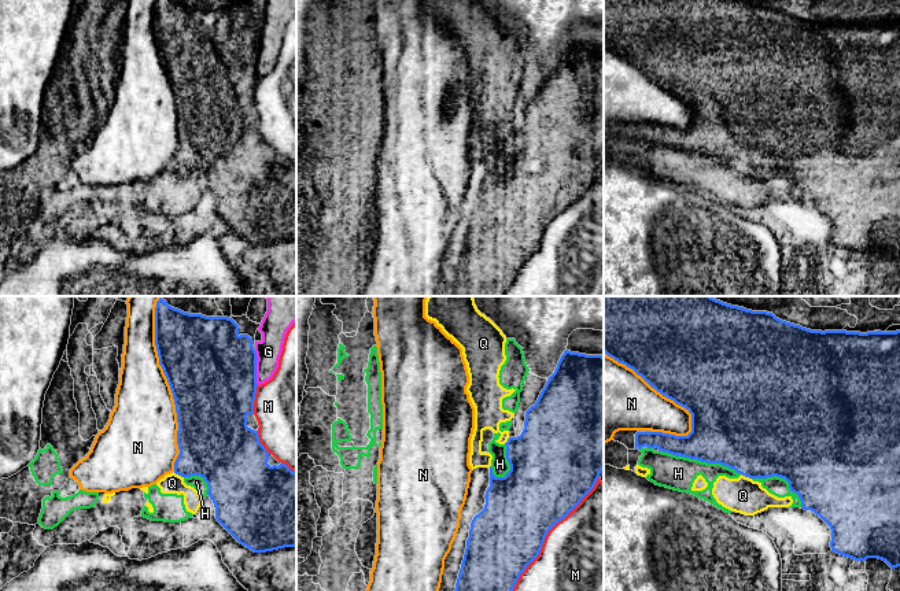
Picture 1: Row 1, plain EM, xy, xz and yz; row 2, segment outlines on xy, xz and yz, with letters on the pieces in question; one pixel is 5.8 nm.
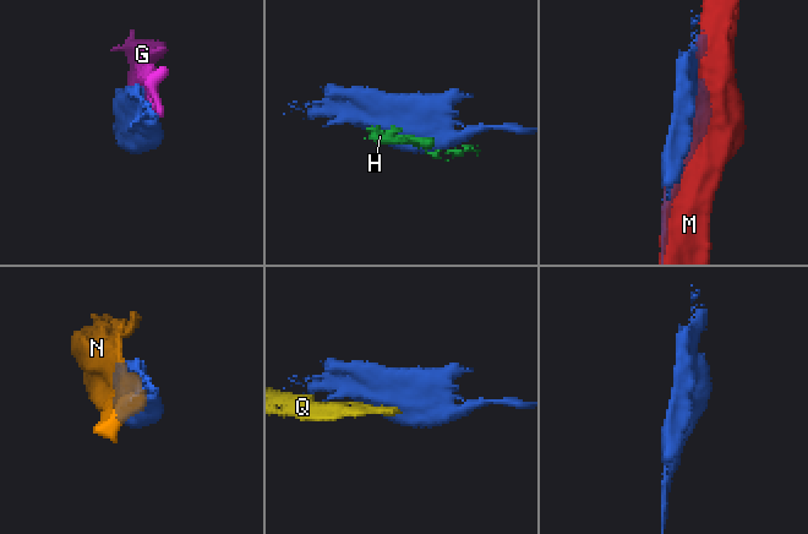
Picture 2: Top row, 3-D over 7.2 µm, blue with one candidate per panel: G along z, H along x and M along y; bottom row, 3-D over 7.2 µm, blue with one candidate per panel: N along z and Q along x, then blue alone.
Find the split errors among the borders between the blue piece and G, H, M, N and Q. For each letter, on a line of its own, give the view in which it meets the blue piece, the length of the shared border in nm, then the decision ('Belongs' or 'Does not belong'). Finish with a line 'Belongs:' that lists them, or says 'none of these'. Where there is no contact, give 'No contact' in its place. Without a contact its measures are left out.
G: Touches blue in xy. Shared border 200 nm. Does not belong
H: Touches blue in yz. Shared border 500 nm. Does not belong
M: Touches blue in xz. Shared border 950 nm. Does not belong
N: Touches blue in xy. Shared border 950 nm. Does not belong
Q: Touches blue in yz. Shared border 70 nm. Does not belong
Belongs: none of these

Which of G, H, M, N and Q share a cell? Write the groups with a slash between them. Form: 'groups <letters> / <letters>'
groups G / H Q / M / N

